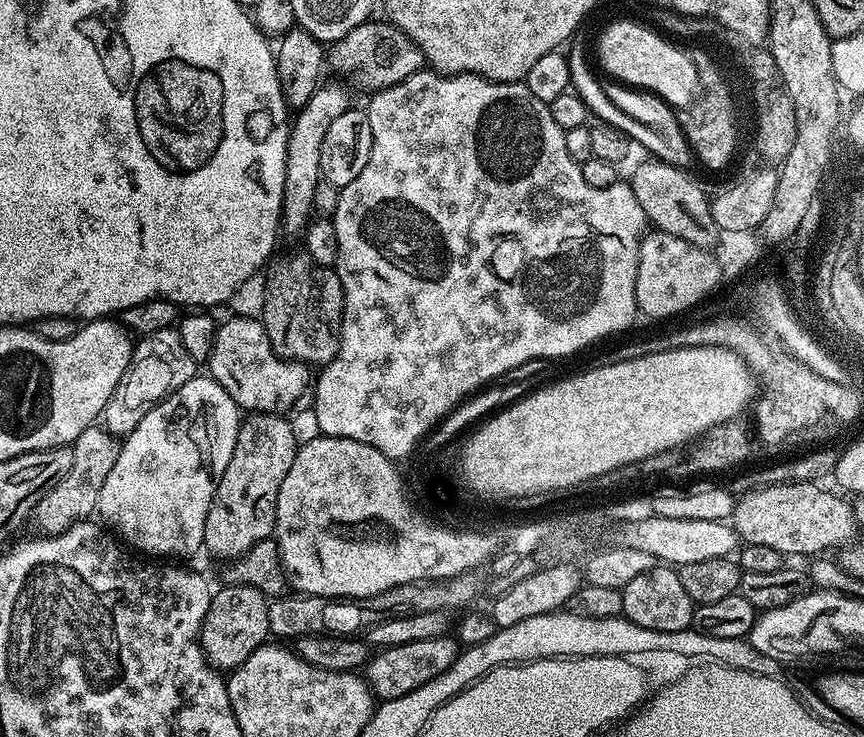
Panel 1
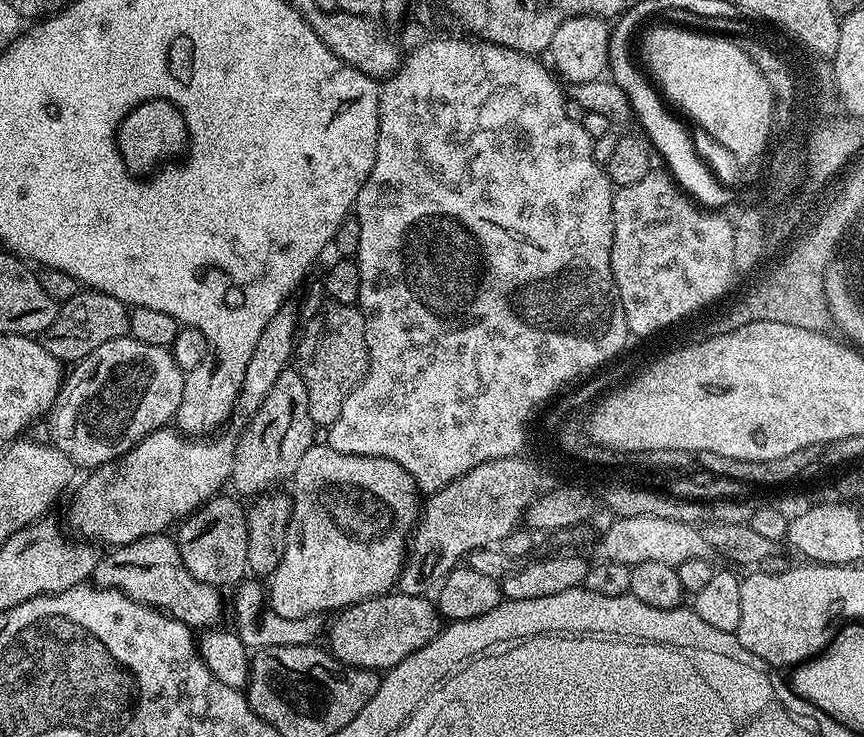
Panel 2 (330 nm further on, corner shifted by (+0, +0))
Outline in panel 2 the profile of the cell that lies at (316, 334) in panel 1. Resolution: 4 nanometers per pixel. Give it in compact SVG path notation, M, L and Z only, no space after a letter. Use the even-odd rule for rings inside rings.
M331 302L325 303L324 307L319 312L315 312L313 316L307 321L308 325L303 325L302 331L298 336L298 343L294 349L294 367L300 373L302 382L308 391L308 409L310 410L310 418L313 425L330 426L338 418L338 414L342 414L342 402L346 402L346 398L353 392L354 389L363 380L365 374L368 372L368 347L366 346L366 322L364 321L364 314L360 311L356 304L333 304Z

